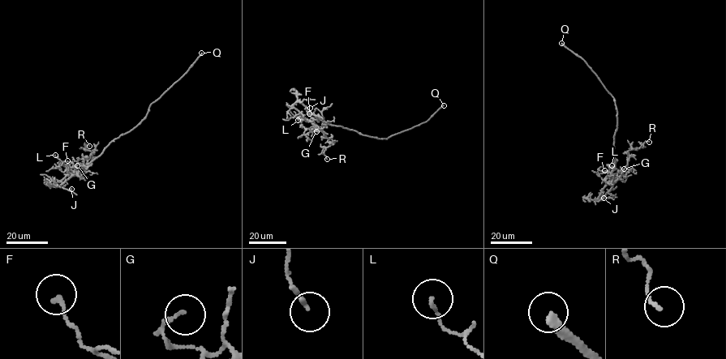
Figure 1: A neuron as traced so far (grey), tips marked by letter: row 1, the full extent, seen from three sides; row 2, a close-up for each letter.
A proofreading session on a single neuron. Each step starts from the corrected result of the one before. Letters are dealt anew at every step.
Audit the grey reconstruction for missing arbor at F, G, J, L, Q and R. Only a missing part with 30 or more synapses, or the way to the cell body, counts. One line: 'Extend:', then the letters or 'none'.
Extend: Q

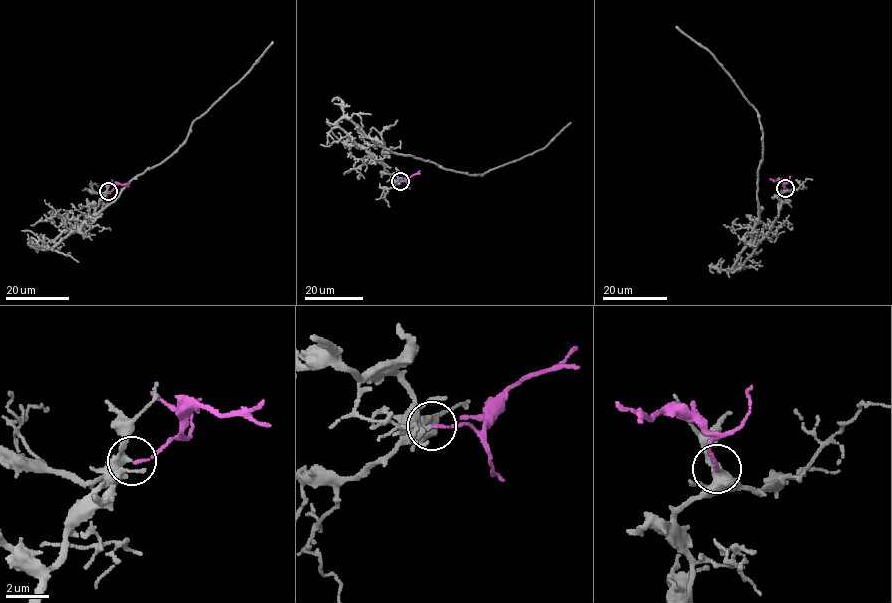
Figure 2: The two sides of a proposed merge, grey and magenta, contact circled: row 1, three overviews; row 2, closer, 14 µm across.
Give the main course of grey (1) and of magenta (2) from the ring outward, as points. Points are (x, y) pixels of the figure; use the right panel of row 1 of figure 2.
1: (785, 188), (771, 228), (741, 268), (732, 269), (758, 218), (762, 127), (758, 112), (716, 60), (676, 26)
2: (785, 188), (781, 180), (770, 178)

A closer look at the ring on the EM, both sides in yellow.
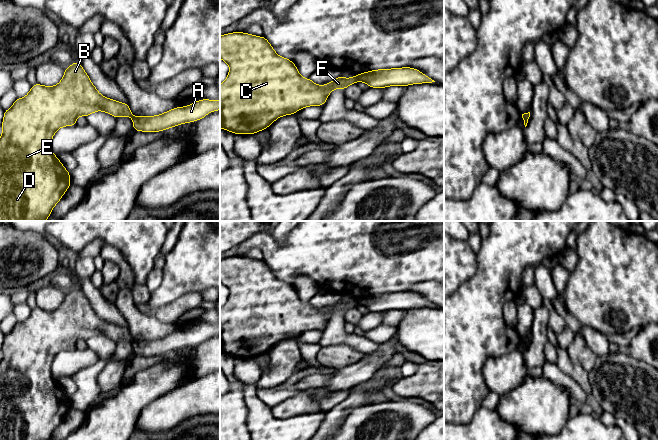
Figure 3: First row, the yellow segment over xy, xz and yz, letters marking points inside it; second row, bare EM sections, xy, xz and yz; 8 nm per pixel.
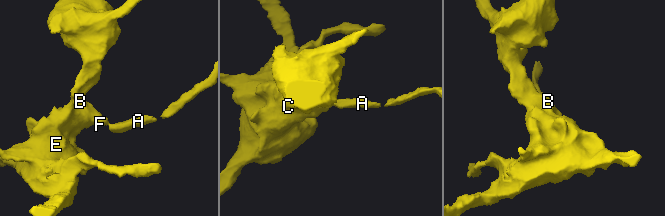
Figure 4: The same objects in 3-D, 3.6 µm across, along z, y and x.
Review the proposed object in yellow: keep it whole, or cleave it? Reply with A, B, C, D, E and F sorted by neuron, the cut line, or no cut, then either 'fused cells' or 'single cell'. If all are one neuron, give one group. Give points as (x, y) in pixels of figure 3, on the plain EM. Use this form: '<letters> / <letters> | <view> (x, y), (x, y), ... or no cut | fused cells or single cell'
A / B C D E F | xz (356, 299), (358, 305) | fused cells

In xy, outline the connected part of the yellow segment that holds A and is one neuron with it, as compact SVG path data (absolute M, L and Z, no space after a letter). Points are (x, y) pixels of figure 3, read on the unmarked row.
M202 323L191 329L177 331L155 340L134 340L133 353L142 356L159 356L184 347L195 346L209 336L220 334L220 325Z

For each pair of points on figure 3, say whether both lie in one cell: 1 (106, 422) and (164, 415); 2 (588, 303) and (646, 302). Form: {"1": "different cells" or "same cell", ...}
{"1": "different cells", "2": "same cell"}

